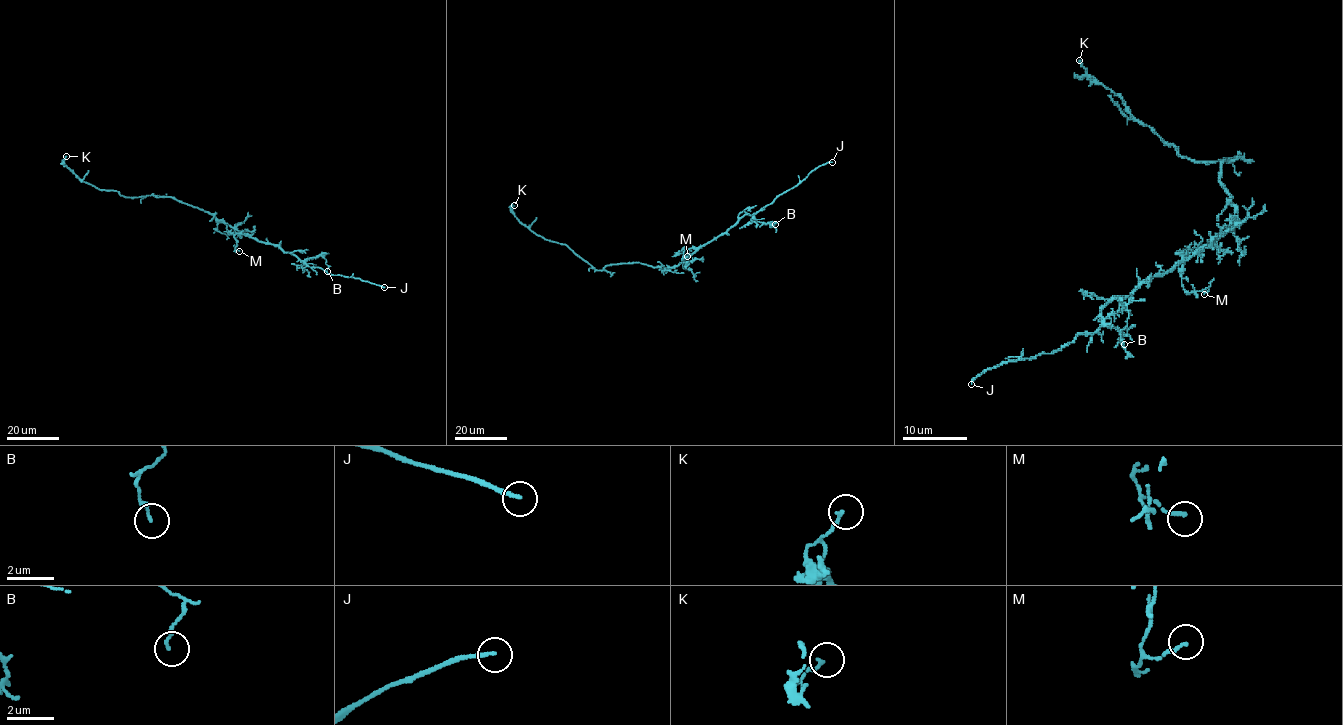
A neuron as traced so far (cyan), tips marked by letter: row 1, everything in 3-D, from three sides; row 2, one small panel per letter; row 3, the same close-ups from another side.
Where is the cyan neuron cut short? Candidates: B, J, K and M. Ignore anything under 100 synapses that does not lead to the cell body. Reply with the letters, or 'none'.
J

